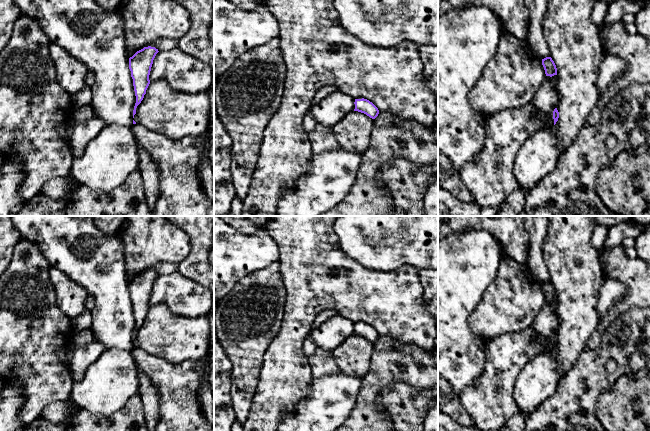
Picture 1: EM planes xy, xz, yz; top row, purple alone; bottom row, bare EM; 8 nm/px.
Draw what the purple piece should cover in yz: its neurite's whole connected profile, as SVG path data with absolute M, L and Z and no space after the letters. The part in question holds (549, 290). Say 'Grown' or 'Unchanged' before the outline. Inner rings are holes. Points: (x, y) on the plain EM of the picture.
Unchanged. M551 281L542 283L542 289L544 291L546 300L552 301L557 299L557 292Z

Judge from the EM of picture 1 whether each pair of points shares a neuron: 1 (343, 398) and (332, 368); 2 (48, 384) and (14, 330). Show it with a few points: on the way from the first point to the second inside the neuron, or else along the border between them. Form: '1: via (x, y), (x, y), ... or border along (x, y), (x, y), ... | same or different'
1: border along (338, 370), (332, 374), (313, 376) | different
2: via (40, 371), (22, 343) | same

